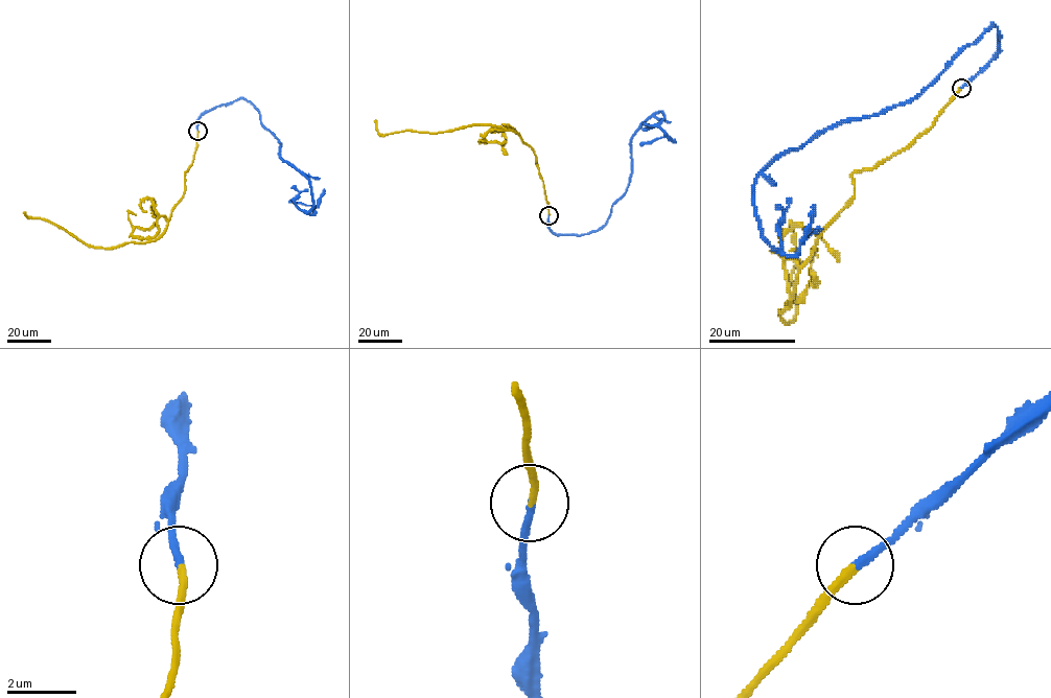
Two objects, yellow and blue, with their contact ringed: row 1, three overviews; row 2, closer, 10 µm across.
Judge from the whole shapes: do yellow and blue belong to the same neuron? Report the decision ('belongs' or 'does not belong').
belongs

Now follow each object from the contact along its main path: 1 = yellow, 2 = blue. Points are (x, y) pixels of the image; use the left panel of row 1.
1: (197, 131), (185, 192), (165, 231), (154, 239), (88, 246), (24, 212)
2: (197, 131), (205, 113), (249, 101), (279, 140), (280, 157), (307, 180), (313, 215), (312, 206), (289, 201)

